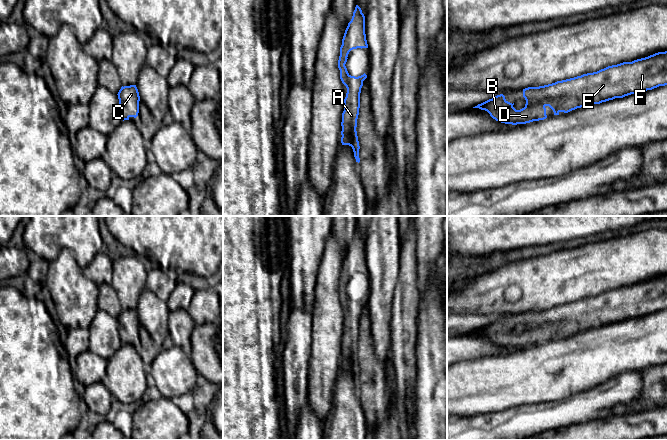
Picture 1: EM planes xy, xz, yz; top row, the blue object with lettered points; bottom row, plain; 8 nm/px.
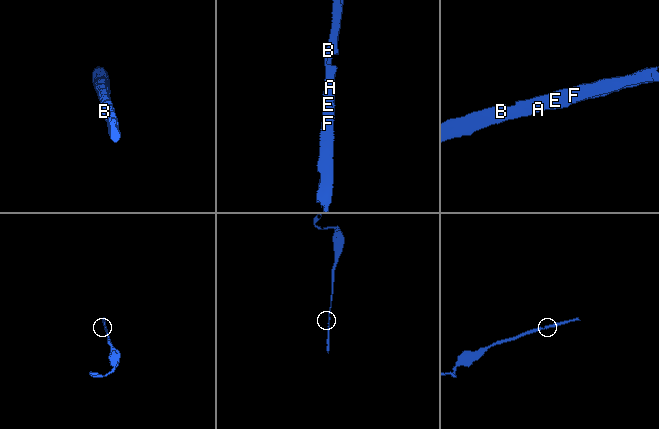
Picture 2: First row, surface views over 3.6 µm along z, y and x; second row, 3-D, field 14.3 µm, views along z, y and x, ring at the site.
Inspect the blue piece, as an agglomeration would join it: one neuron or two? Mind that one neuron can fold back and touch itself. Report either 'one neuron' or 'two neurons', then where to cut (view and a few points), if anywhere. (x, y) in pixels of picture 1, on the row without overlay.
one neuron; cut none

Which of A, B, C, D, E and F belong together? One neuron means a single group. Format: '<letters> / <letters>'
A B C D E F

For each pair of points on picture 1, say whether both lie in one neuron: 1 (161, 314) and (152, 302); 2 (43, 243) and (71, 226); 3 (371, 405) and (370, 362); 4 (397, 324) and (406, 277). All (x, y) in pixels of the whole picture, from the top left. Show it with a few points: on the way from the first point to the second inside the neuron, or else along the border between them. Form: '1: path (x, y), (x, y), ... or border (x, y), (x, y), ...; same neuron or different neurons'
1: path (158, 311), (152, 305); same neuron
2: path (50, 236), (60, 226), (64, 226); same neuron
3: path (371, 394), (370, 373); same neuron
4: path (405, 312), (406, 289); same neuron

